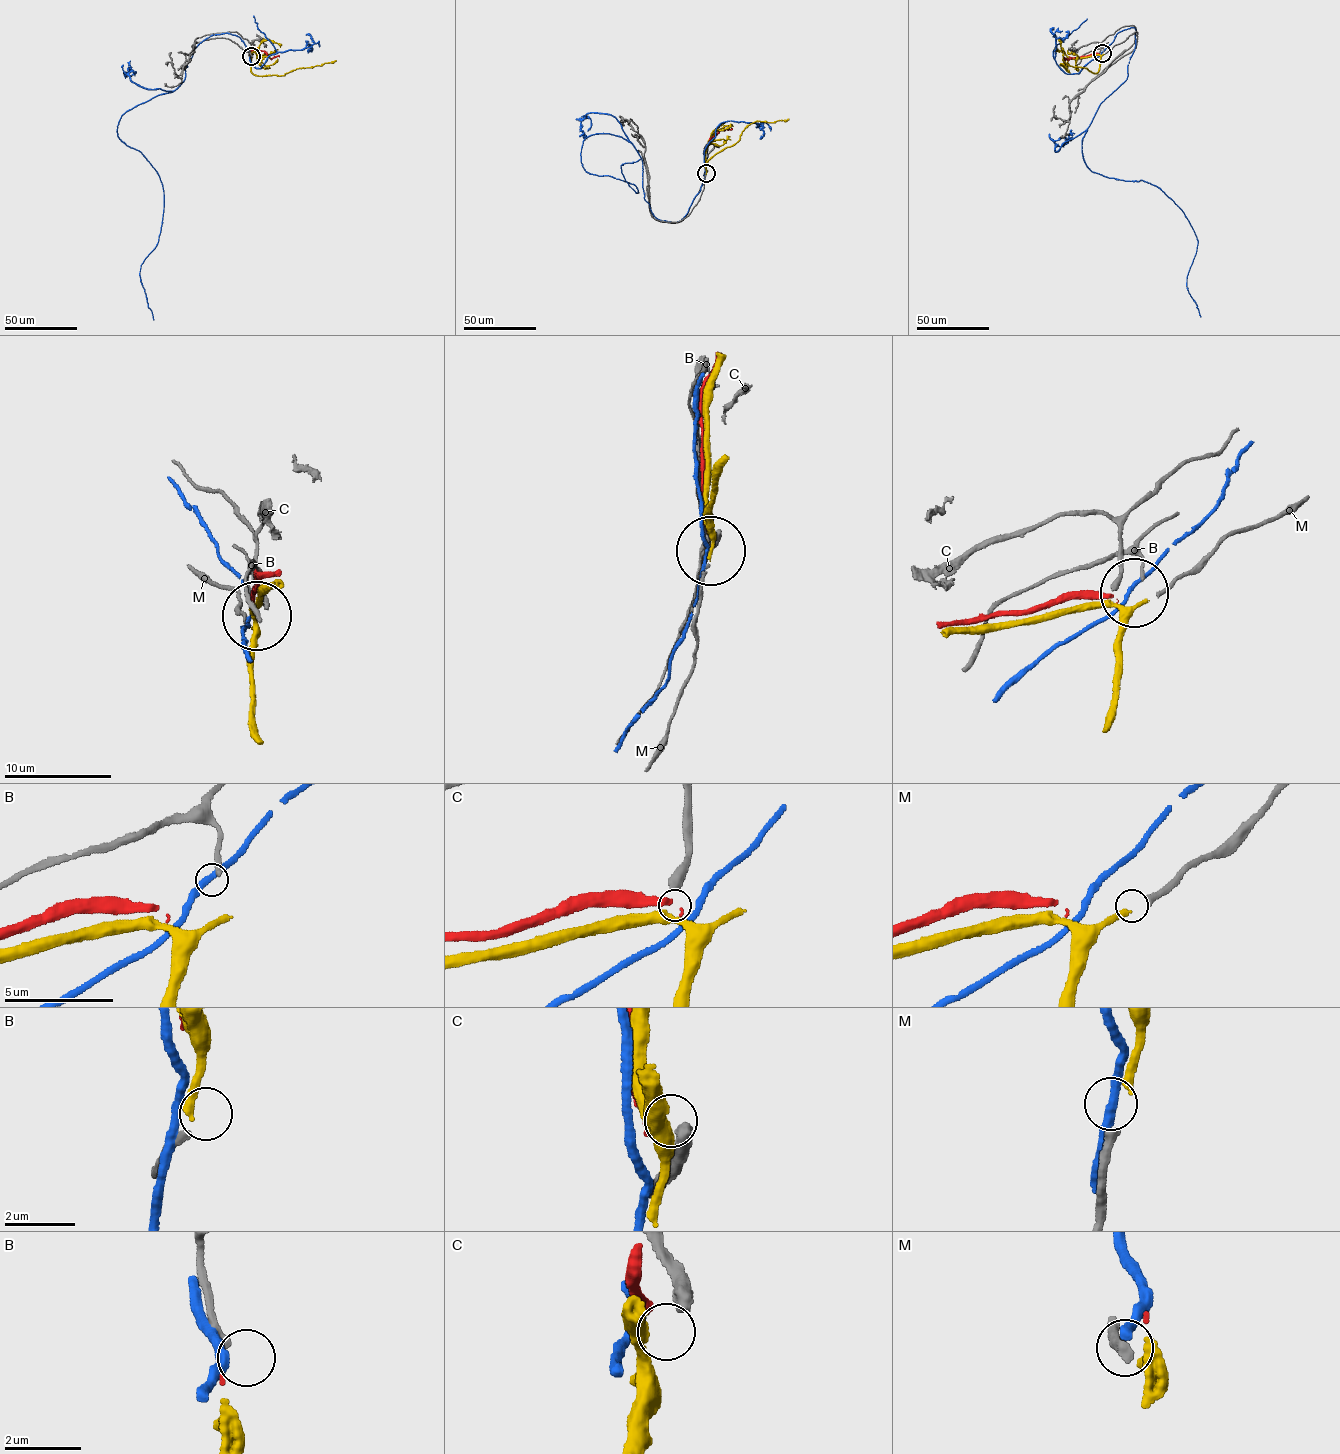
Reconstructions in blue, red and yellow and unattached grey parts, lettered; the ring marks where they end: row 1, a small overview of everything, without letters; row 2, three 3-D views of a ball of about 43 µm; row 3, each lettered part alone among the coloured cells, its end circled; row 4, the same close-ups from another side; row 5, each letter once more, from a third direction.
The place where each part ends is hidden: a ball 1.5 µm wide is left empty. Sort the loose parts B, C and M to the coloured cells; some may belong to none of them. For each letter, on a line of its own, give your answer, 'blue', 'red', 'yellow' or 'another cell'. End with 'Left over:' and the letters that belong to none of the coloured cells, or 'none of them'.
B: another cell
C: another cell
M: yellow
Left over: B, C

